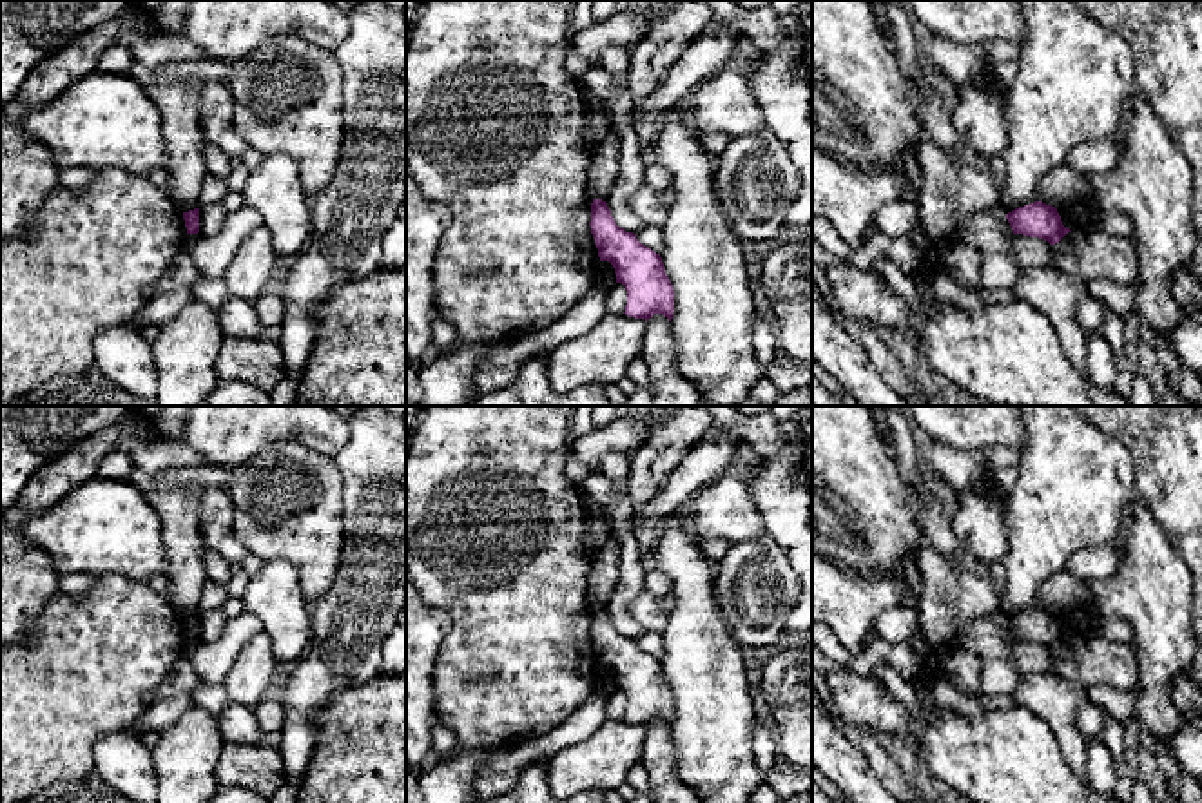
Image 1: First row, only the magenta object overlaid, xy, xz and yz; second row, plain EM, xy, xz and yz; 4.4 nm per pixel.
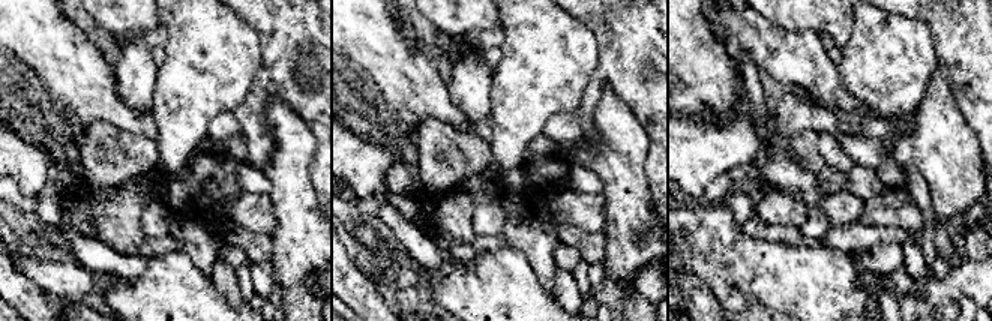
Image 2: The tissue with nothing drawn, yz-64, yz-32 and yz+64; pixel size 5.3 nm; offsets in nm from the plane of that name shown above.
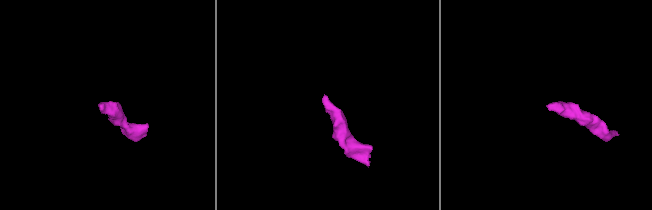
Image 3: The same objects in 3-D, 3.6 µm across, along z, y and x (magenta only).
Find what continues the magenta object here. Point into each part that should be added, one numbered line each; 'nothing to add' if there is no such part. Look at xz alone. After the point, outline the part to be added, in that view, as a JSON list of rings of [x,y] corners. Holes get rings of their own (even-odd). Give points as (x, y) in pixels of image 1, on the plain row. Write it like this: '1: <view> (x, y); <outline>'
nothing to add

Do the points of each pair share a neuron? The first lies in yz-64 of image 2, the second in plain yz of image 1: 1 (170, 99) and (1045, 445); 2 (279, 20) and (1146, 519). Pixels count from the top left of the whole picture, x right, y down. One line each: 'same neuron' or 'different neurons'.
1: same neuron
2: different neurons

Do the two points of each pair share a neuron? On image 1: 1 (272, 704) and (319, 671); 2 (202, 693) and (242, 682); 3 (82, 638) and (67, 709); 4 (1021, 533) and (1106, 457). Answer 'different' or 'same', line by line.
1: different
2: different
3: same
4: same

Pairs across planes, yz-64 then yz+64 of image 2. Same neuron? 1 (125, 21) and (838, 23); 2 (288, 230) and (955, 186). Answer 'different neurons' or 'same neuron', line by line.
1: same neuron
2: same neuron

